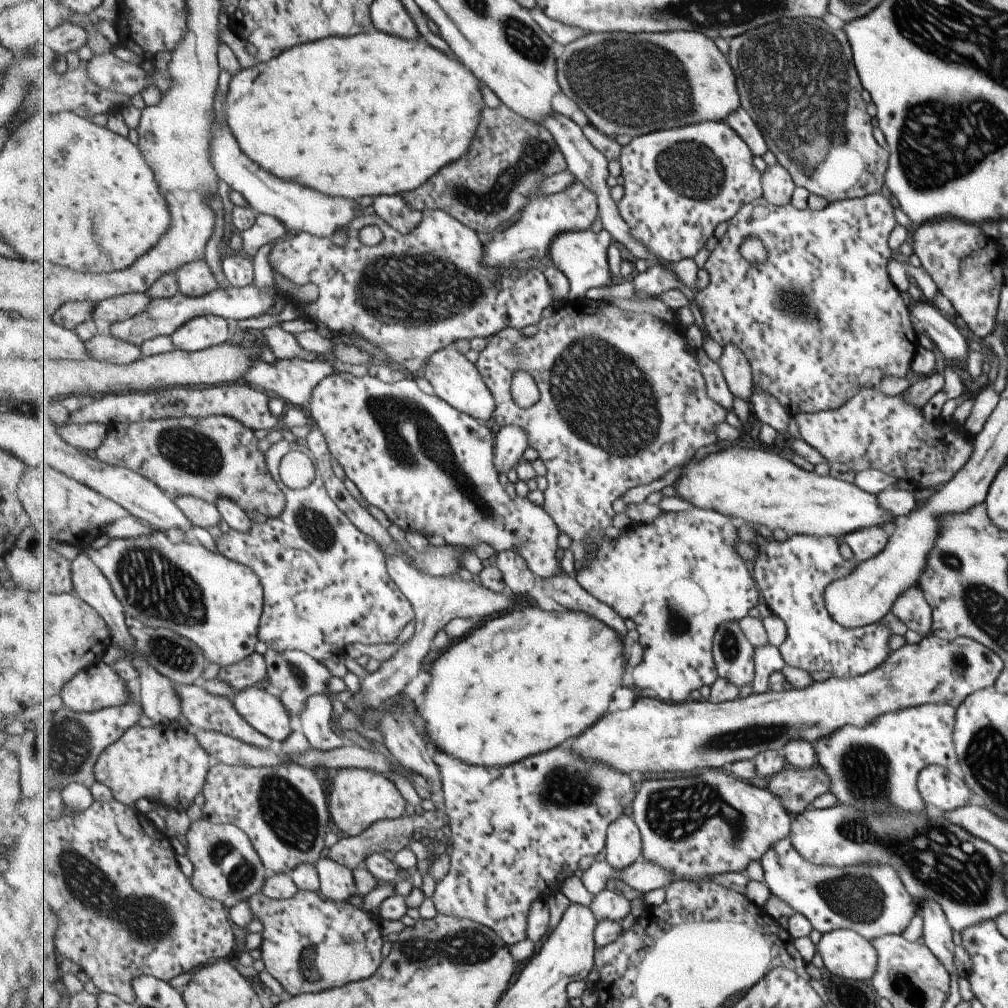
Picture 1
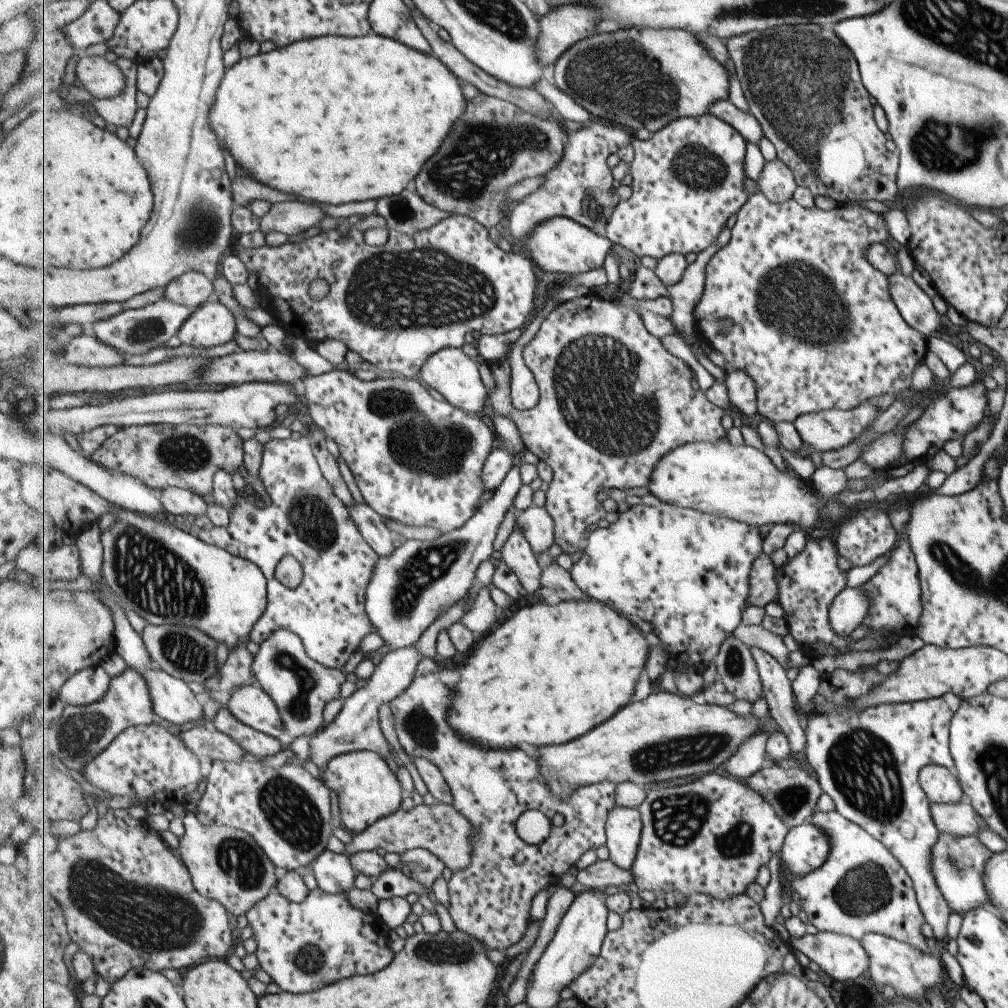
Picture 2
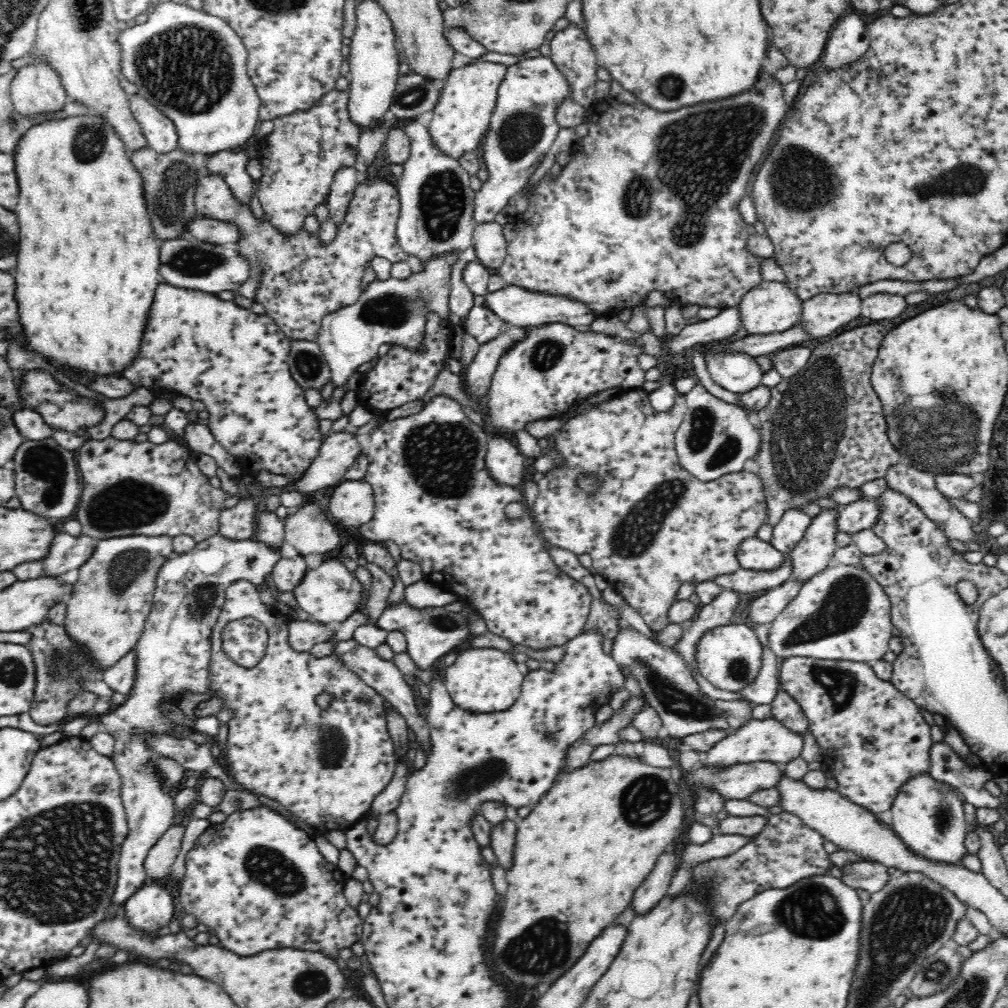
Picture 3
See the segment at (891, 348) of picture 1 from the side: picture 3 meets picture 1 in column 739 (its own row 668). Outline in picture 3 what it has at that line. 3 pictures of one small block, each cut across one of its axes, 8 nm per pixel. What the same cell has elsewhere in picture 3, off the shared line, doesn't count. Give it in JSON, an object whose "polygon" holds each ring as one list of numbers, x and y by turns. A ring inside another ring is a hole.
{"polygon":[[246,580,232,582,225,593,225,603,221,610,219,619,211,628,212,641,212,662,211,670,214,671,214,681,212,681,210,690,215,691,211,698,221,698,224,702,223,711,228,708,235,708,234,716,227,722,229,727,228,742,226,742,225,752,228,752,228,760,232,768,232,776,238,784,244,788,262,794,272,800,276,800,292,812,298,820,310,824,312,829,319,835,324,835,331,830,341,830,346,832,359,821,367,819,366,814,371,810,374,798,384,790,384,786,390,782,394,768,396,768,397,755,395,754,394,741,388,730,388,719,386,707,384,706,385,698,380,696,376,690,368,686,356,673,350,671,337,656,328,656,325,658,315,658,309,652,295,652,288,644,288,617,279,613,274,607,264,604,260,599,258,588],[320,692,331,692,334,700,330,706,321,709,316,704,316,696]]}

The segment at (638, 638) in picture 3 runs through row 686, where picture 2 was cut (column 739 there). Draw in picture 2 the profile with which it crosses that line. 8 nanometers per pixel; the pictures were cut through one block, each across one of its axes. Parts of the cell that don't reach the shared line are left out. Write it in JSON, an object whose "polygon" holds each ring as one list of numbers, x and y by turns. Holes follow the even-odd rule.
{"polygon":[[729,637,716,656,719,680,726,684,727,690,739,700,755,704,764,698,764,686,760,672,751,652,742,640]]}

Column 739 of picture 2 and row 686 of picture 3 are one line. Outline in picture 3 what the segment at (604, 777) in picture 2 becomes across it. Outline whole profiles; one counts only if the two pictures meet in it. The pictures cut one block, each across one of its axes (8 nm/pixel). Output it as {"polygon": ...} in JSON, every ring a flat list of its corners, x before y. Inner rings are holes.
{"polygon":[[733,624,719,626,706,631,697,642,696,661,702,676,720,690,739,693,746,686,750,686,762,668,766,659,764,650,755,629,747,624]]}

